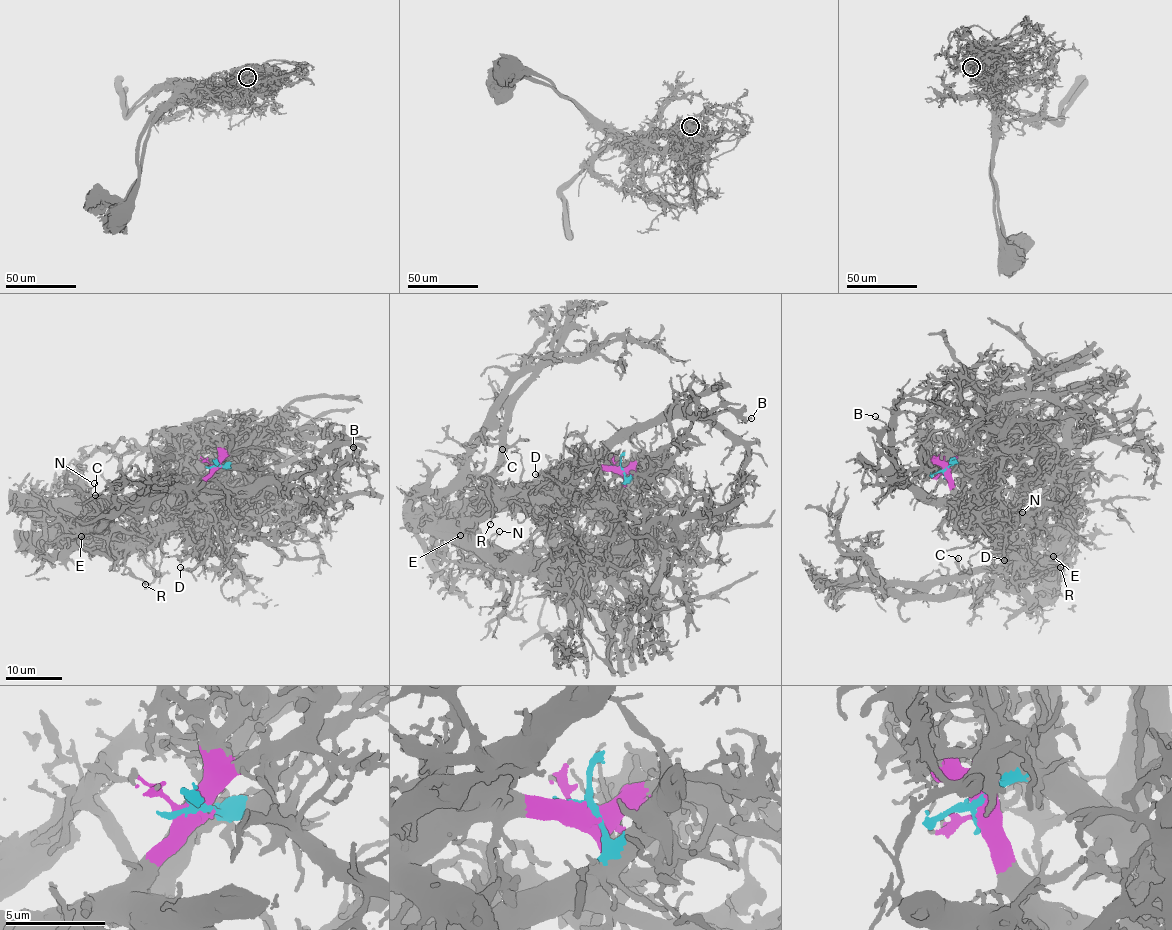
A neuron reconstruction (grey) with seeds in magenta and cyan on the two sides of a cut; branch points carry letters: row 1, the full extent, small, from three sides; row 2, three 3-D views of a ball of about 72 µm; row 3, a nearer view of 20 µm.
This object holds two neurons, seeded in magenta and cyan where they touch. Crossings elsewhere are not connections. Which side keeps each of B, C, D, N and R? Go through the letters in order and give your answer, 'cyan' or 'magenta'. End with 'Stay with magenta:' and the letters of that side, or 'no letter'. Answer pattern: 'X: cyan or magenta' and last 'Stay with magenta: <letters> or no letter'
B: magenta
C: magenta
D: magenta
N: magenta
R: cyan
Stay with magenta: B, C, D, N

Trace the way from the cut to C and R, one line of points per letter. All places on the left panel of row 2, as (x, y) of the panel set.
C: (215, 465), (197, 488), (105, 514), (102, 524), (105, 530), (112, 530), (111, 521), (95, 495)
R: (215, 465), (223, 467), (206, 476), (202, 486), (170, 520), (132, 544), (125, 553), (125, 563), (145, 584)

